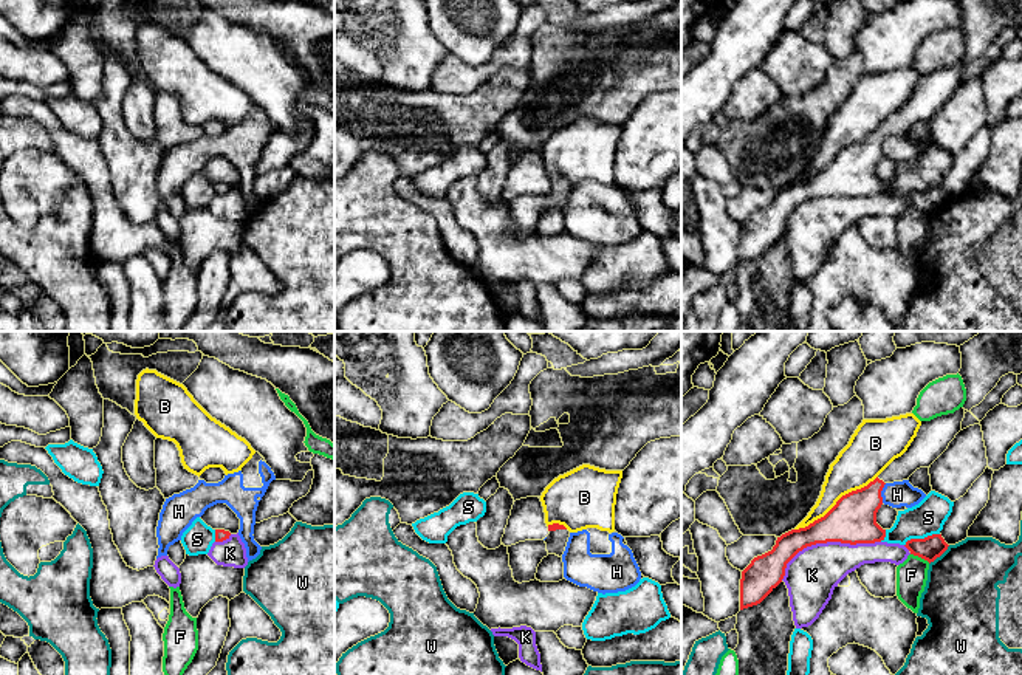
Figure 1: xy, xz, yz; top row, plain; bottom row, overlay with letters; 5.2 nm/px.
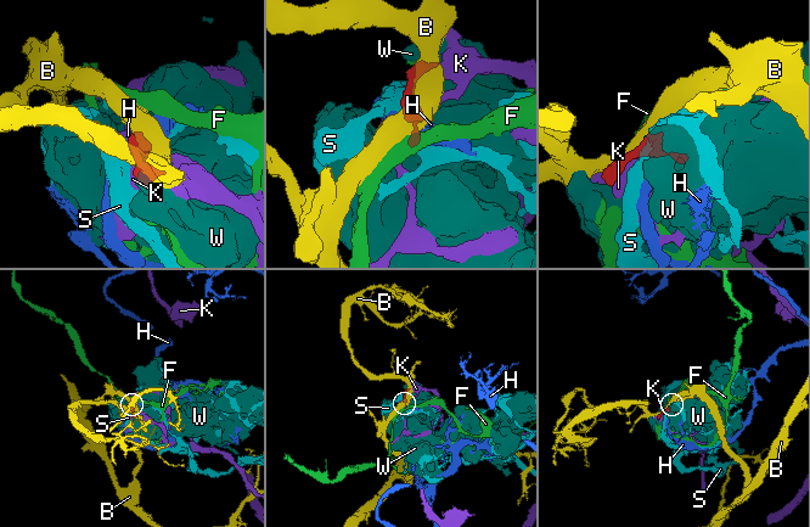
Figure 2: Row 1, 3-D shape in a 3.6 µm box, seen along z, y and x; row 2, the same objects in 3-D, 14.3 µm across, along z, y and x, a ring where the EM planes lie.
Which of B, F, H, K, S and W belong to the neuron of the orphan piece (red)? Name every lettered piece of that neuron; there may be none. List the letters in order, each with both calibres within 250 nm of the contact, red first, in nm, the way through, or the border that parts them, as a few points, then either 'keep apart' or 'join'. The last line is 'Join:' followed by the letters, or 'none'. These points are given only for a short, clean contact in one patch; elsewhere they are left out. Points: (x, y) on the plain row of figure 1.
B: 240 nm thick on the red side, 220 nm on the other; keep apart
F: 120 nm thick on the red side, 160 nm on the other; border along yz (911, 206), (929, 215); keep apart
H: 240 nm thick on the red side, 140 nm on the other; keep apart
K: 240 nm thick on the red side, 280 nm on the other; keep apart
S: 120 nm thick on the red side, 180 nm on the other; border along yz (939, 186), (911, 191), (905, 198); keep apart
W: 120 nm thick on the red side, 380 nm on the other; border along yz (949, 198), (929, 217); keep apart
Join: none

